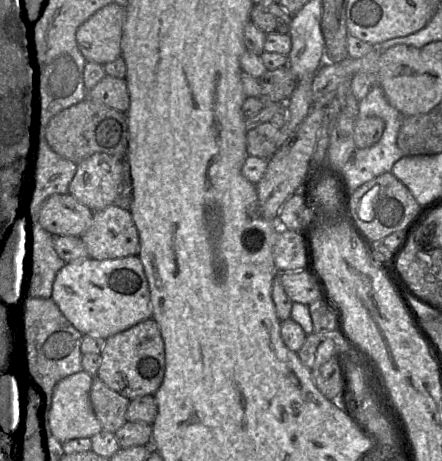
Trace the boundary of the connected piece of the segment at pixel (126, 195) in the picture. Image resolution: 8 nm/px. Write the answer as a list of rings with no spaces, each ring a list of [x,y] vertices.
[[[97,153],[77,163],[77,171],[69,186],[69,194],[92,211],[118,204],[129,209],[132,201],[132,178],[126,156]]]

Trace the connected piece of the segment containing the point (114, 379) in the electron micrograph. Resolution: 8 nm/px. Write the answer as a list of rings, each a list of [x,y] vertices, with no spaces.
[[[152,318],[107,338],[100,356],[99,369],[93,376],[130,401],[145,395],[154,395],[163,381],[164,342],[158,324]]]

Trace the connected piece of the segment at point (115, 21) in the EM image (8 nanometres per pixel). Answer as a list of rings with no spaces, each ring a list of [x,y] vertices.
[[[124,1],[110,3],[85,21],[76,32],[76,40],[87,61],[106,64],[122,55]]]

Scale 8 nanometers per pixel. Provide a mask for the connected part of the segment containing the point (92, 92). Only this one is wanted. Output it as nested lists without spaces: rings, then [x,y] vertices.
[[[106,75],[89,89],[88,96],[122,112],[127,112],[130,108],[130,94],[125,78]]]

